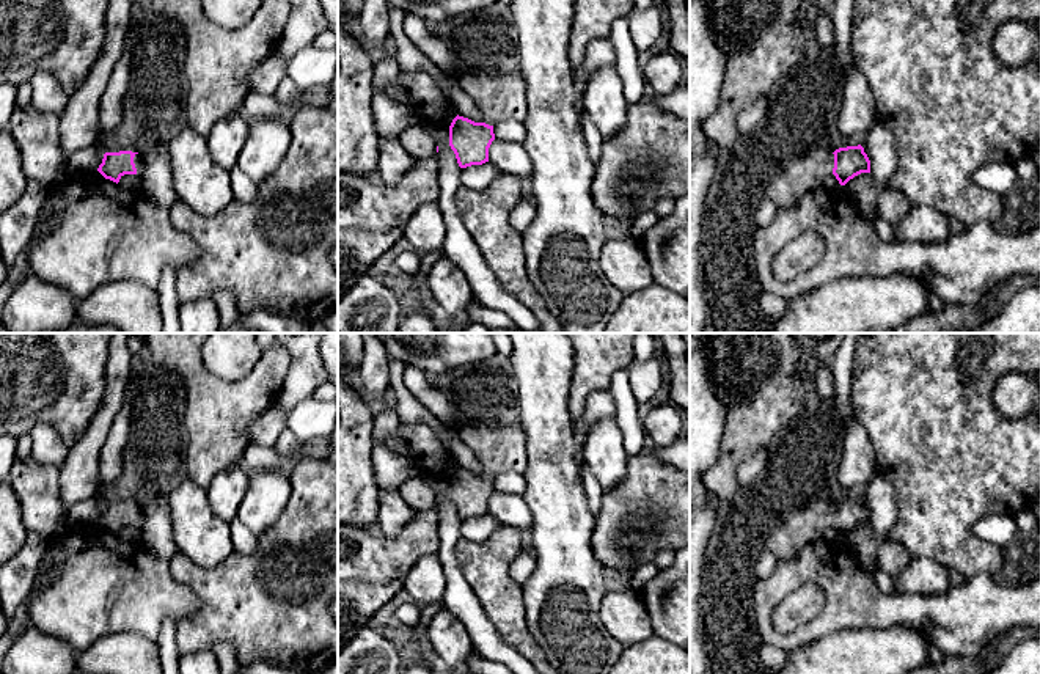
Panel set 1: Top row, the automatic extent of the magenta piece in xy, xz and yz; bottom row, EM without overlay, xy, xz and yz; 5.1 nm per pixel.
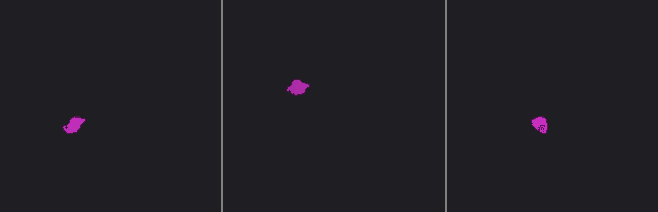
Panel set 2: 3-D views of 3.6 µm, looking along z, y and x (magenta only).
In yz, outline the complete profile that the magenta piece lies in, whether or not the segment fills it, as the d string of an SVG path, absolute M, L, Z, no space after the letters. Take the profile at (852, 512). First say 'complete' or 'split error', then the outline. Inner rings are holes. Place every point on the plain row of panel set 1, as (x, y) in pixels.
split error | M861 496L839 500L834 504L826 501L814 501L781 523L768 537L767 550L773 553L776 561L793 559L807 544L822 540L823 533L834 526L840 537L861 525L870 525L870 512Z

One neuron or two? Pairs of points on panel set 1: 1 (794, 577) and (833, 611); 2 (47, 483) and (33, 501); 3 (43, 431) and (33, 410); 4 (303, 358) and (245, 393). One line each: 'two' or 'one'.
1: one
2: one
3: two
4: two

